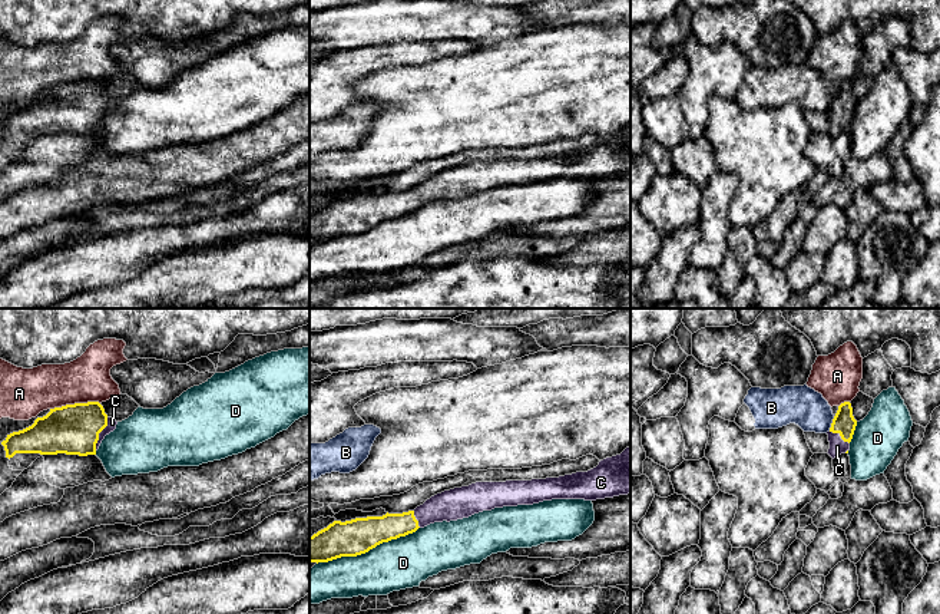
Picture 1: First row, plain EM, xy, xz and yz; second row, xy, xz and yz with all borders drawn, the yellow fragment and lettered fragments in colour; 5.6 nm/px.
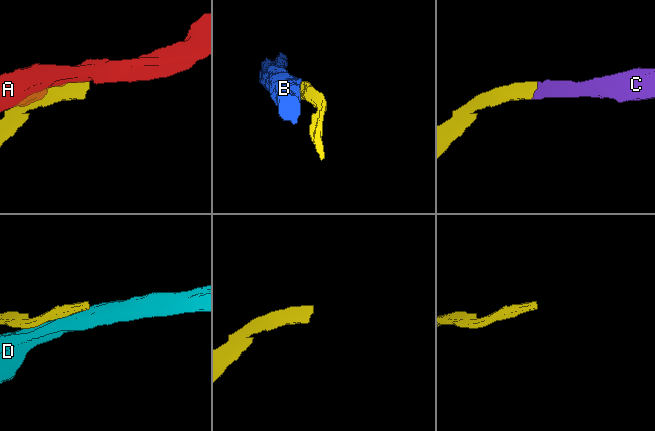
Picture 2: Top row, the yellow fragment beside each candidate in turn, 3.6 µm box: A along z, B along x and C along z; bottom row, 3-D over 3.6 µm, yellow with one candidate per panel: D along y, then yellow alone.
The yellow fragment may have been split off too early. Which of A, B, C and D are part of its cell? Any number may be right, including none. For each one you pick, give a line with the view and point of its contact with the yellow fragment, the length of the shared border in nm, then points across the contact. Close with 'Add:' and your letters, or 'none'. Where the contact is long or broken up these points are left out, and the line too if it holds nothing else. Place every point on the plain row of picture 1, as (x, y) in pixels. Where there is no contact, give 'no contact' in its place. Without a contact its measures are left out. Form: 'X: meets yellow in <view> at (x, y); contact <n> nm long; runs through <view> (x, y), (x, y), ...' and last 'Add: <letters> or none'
C: meets yellow in xy at (99, 111); contact 200 nm long; runs through xy (73, 108), (99, 111), (112, 102)
Add: C

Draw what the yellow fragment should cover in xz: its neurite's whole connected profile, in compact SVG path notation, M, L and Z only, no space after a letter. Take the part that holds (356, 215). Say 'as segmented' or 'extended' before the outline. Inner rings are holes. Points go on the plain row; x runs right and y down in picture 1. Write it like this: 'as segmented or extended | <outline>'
extended | M630 125L588 151L559 156L476 161L444 169L414 189L334 199L310 215L310 241L357 235L383 221L406 215L434 201L457 199L503 185L552 178L596 179L630 172Z

